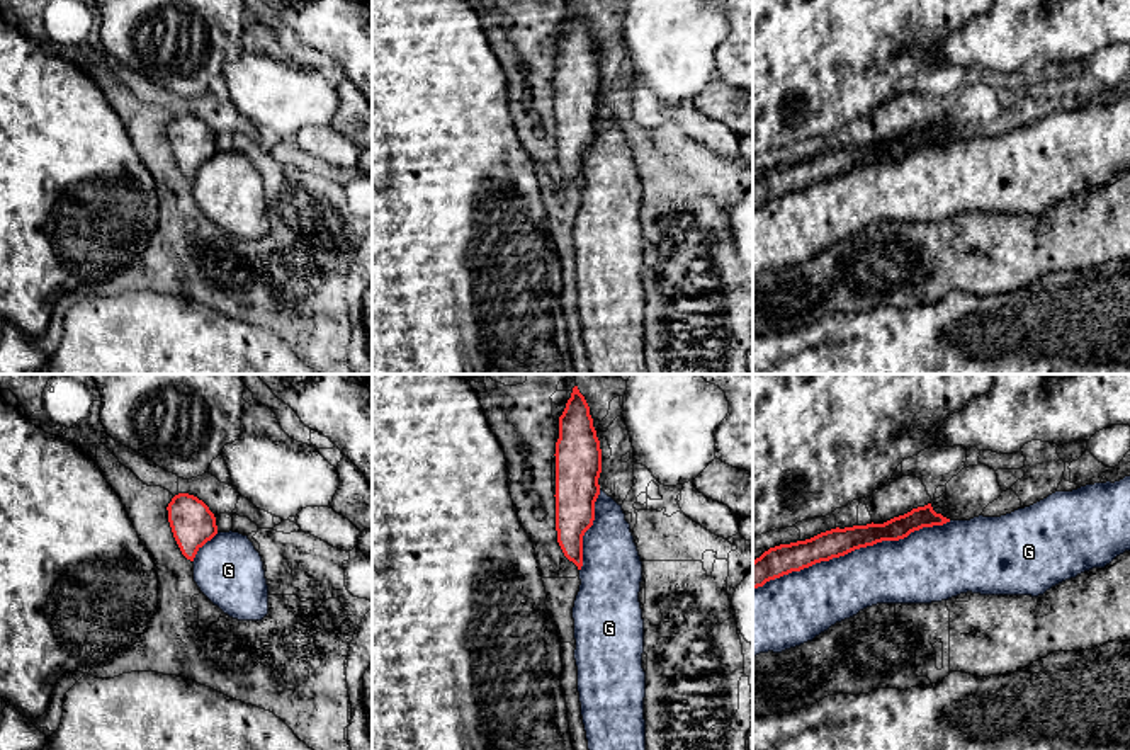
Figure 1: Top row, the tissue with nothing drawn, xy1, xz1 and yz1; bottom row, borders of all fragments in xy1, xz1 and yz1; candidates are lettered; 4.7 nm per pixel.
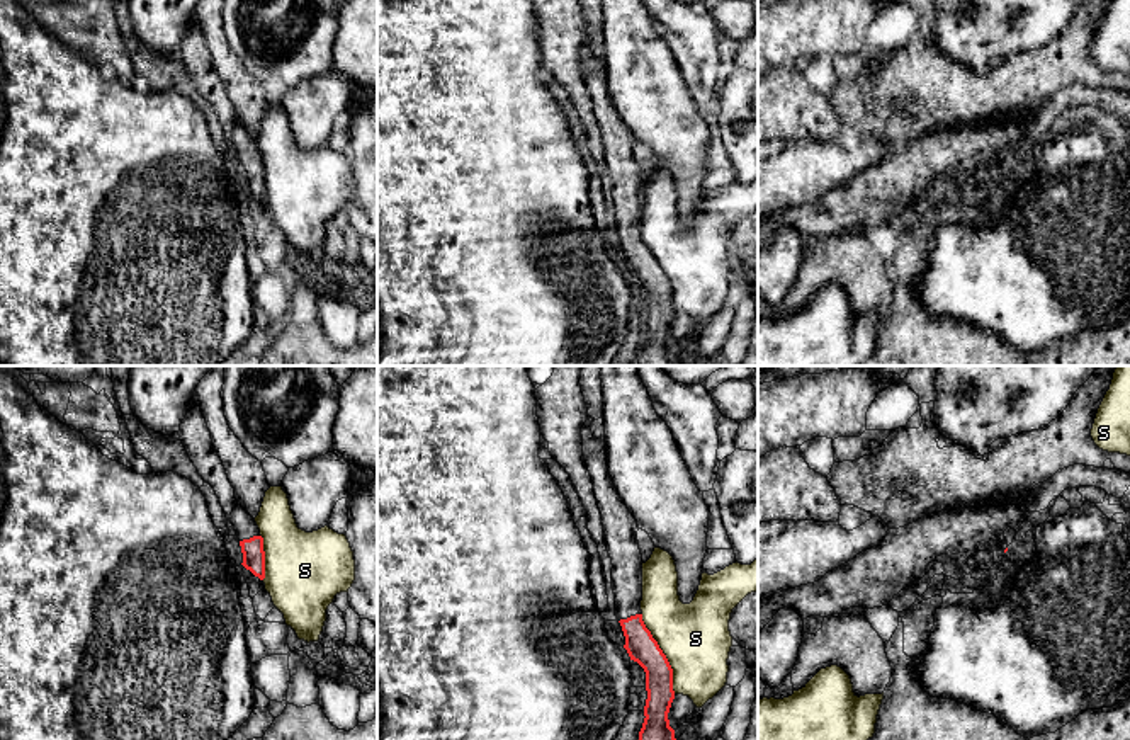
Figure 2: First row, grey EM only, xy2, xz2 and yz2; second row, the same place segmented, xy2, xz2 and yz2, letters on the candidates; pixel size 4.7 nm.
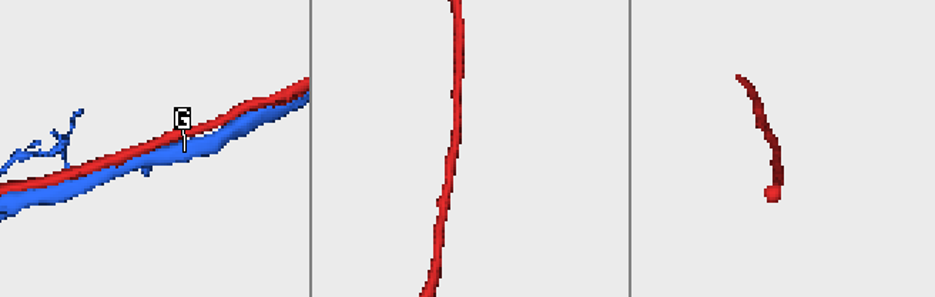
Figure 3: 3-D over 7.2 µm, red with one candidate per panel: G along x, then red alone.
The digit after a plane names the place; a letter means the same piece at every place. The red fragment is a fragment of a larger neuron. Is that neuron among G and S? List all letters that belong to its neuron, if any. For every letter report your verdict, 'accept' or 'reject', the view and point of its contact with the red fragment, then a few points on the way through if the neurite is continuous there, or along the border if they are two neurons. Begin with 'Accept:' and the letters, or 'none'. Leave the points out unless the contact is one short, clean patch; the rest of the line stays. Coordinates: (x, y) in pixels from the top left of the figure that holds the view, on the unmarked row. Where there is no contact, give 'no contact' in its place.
Accept: none
G: reject; meets red in yz1 at (852, 169)
S: reject; meets red in xz2 at (663, 273)

